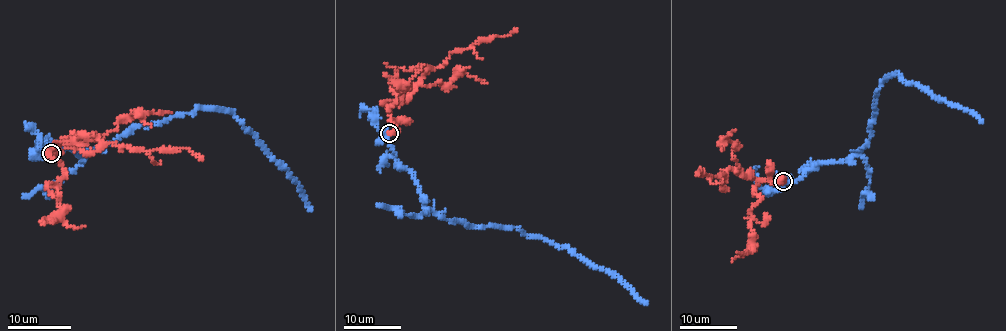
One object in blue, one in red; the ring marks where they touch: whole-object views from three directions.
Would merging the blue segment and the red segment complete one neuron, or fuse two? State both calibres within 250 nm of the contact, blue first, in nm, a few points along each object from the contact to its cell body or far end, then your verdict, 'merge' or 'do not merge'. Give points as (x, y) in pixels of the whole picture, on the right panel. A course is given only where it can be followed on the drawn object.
240/280 nm | blue via (783, 182), (795, 181), (816, 164), (851, 160), (871, 137), (877, 90), (886, 76), (893, 73), (983, 122) | red via (783, 182), (757, 179), (731, 168), (720, 177), (708, 178), (701, 168), (695, 174) | merge

